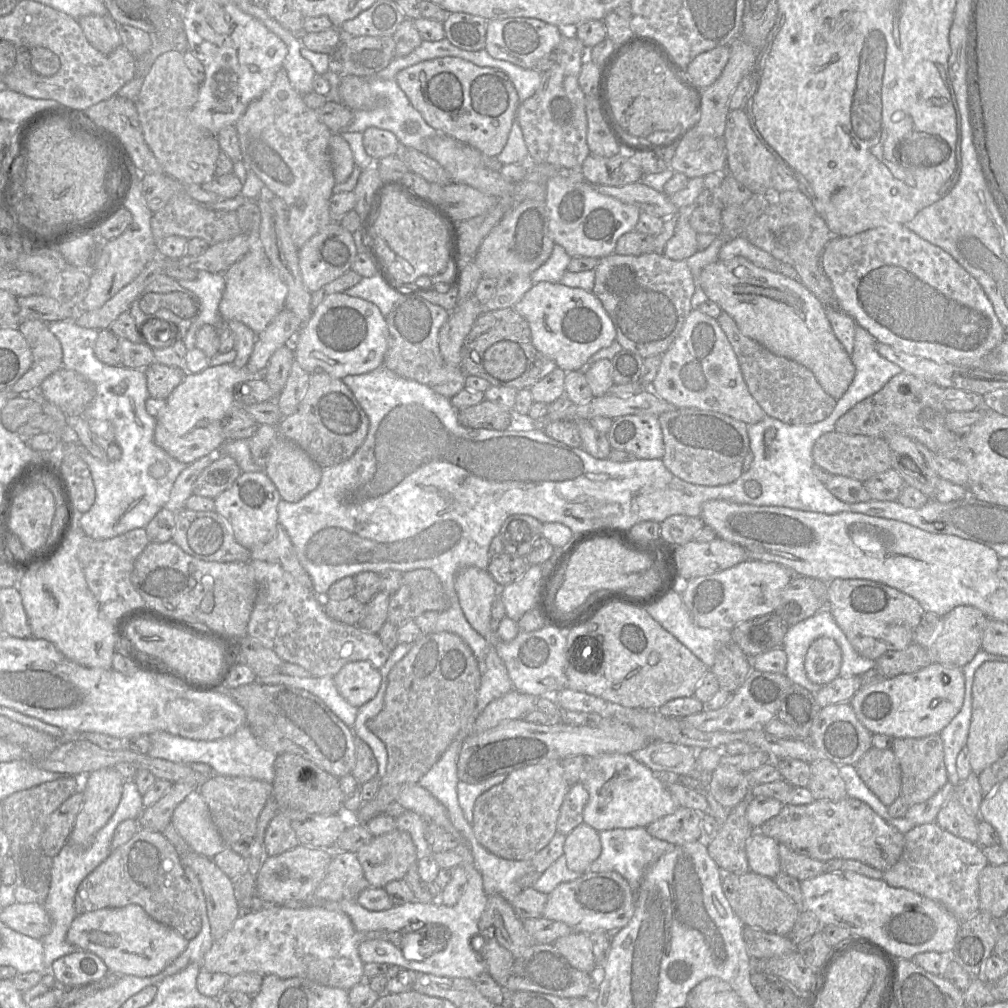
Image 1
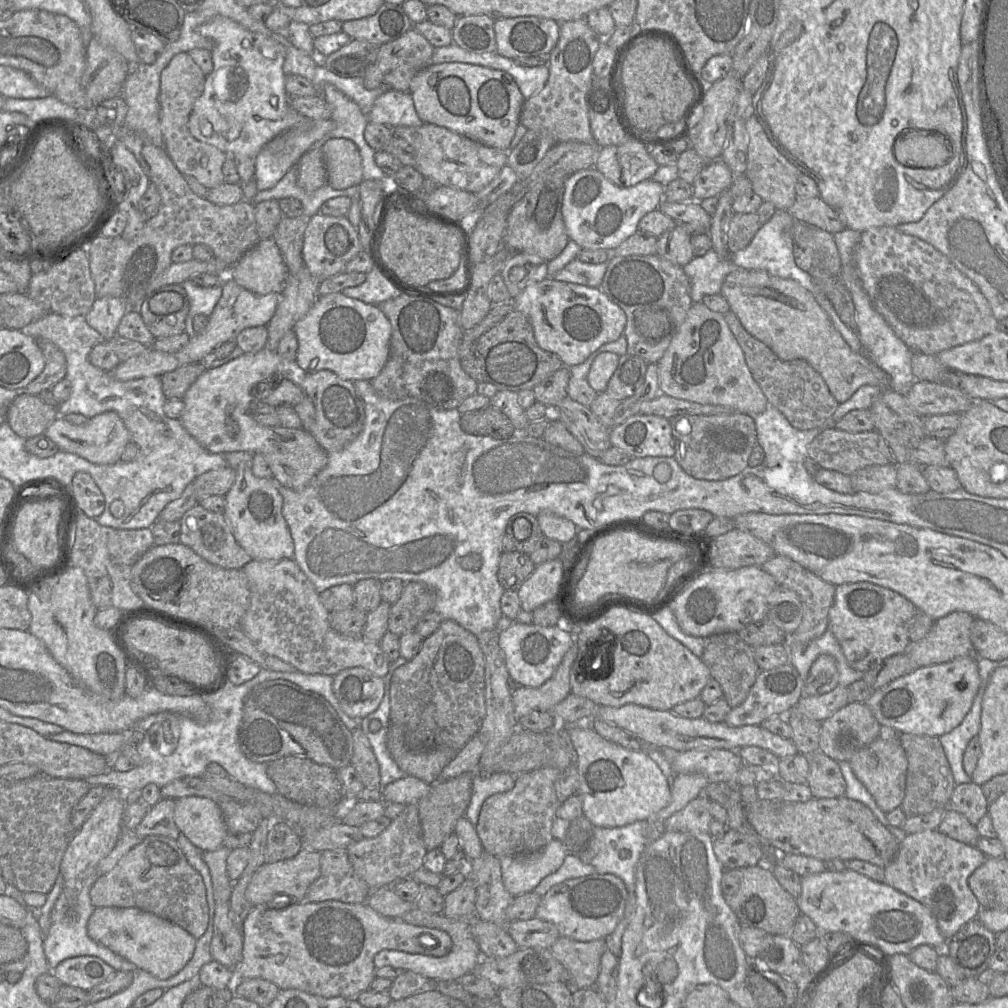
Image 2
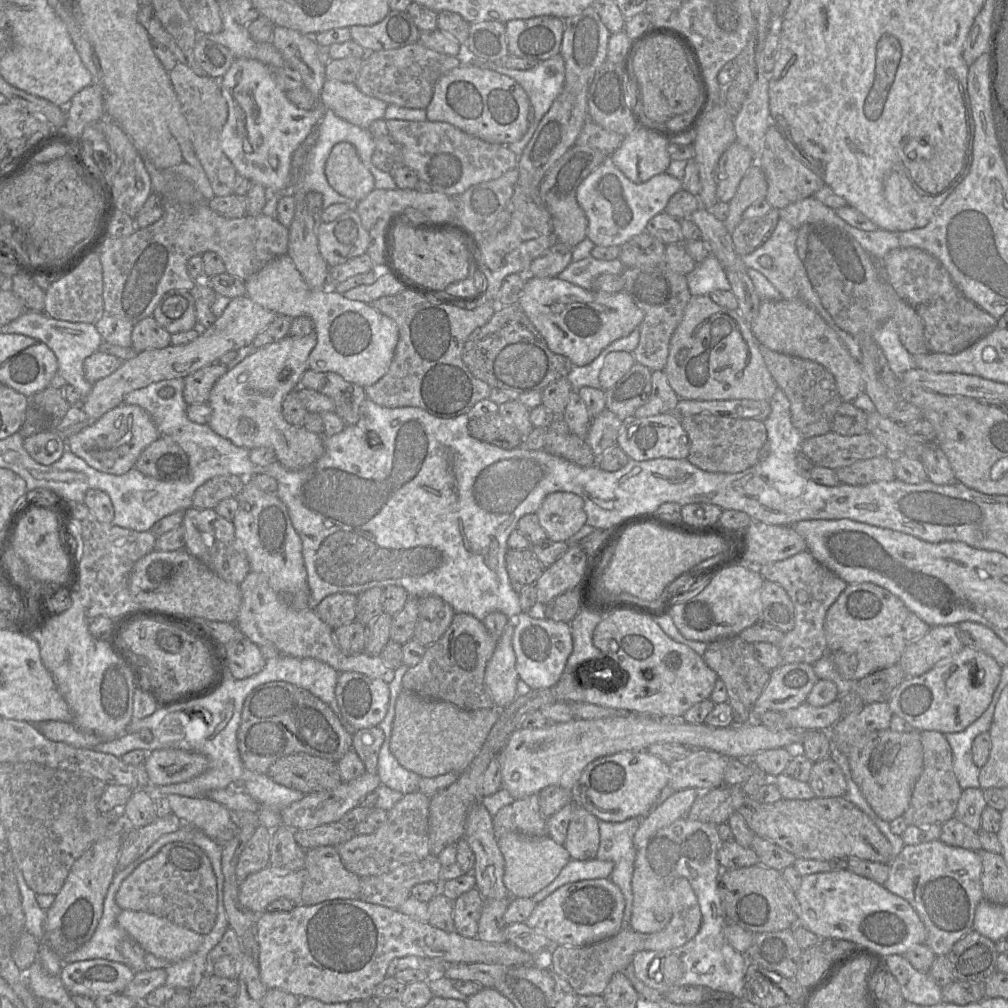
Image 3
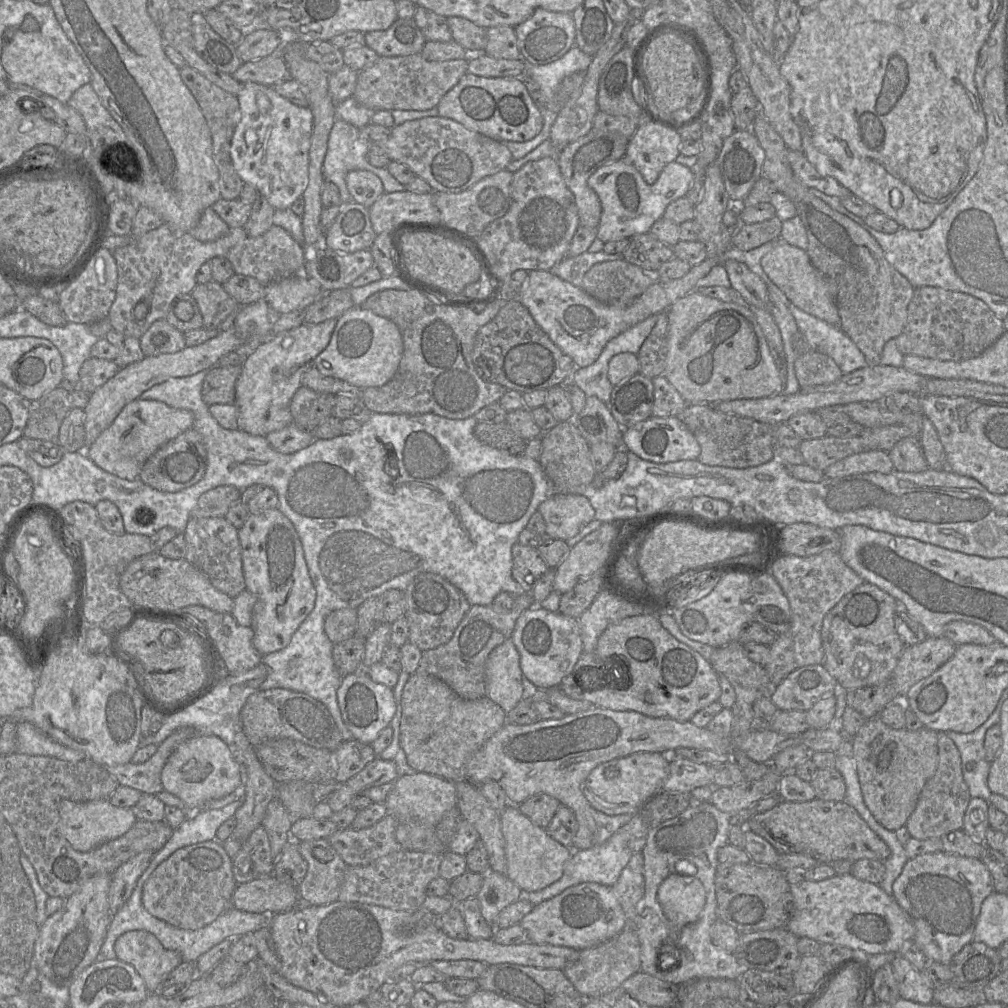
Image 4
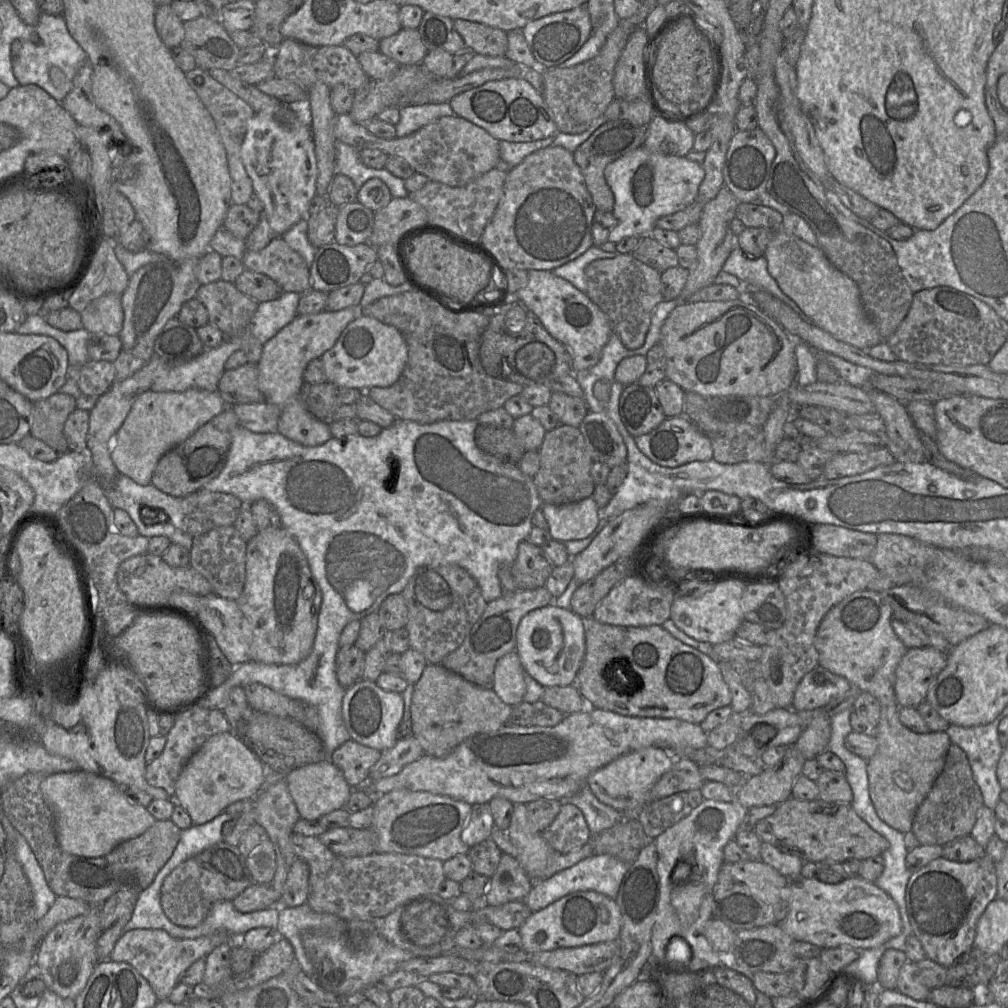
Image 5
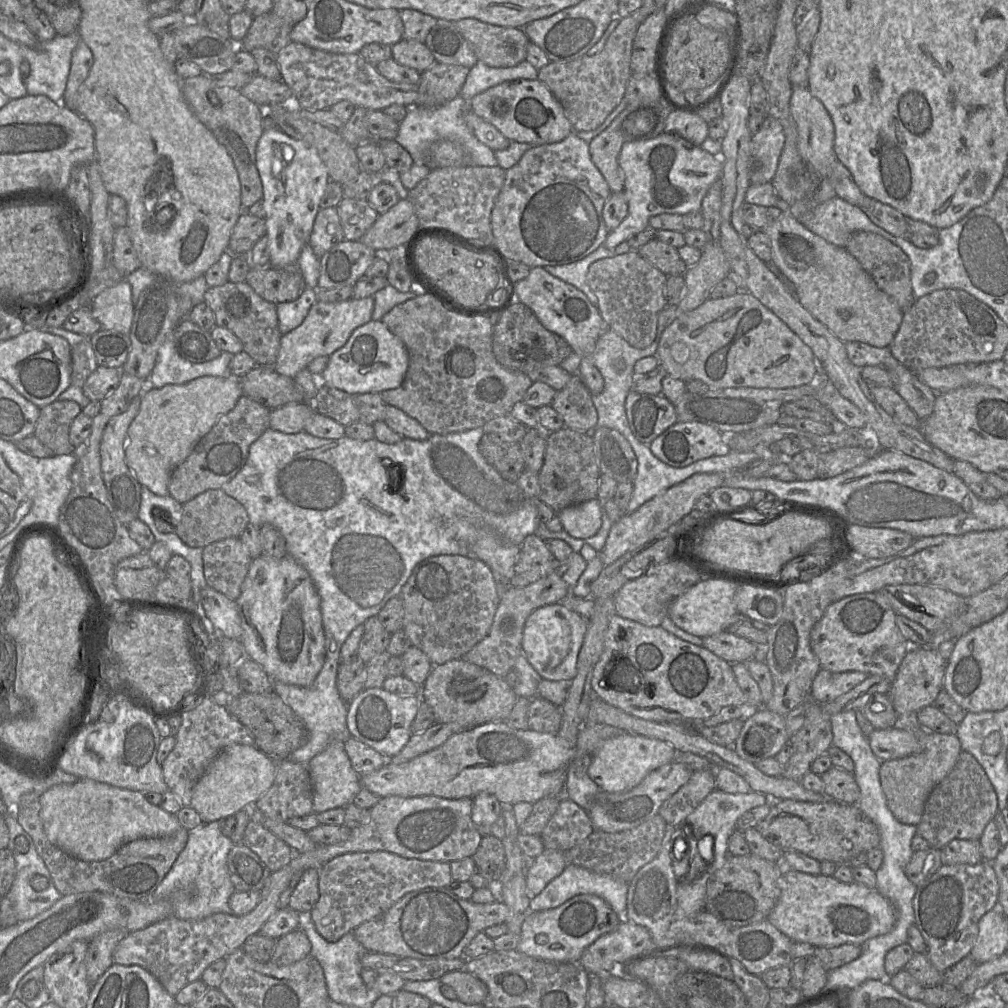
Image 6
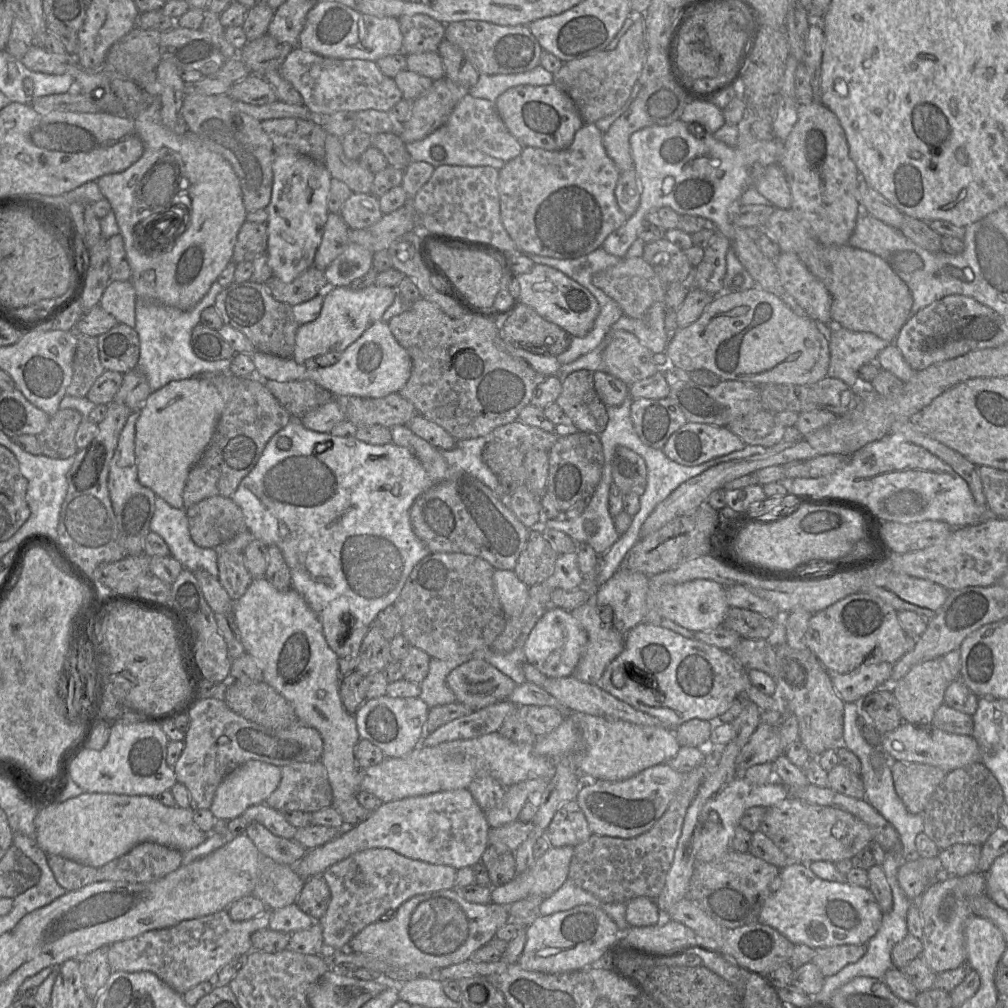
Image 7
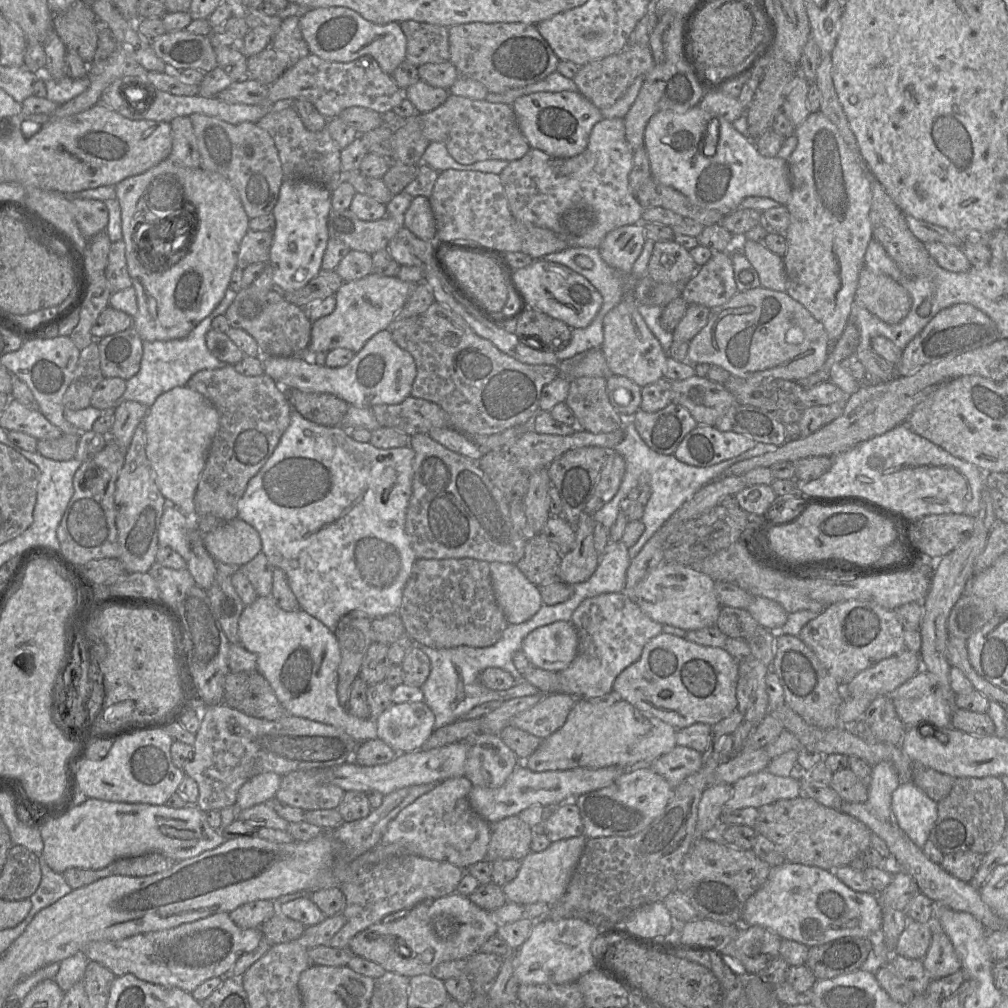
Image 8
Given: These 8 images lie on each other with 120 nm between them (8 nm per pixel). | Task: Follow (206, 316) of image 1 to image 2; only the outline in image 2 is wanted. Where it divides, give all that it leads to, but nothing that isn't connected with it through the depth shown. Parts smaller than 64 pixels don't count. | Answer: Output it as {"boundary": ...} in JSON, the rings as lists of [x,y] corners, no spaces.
{"boundary":[[[186,280],[181,284],[181,287],[186,291],[190,302],[190,311],[186,318],[185,333],[190,338],[193,338],[195,336],[193,328],[194,317],[197,314],[203,314],[208,318],[212,315],[222,296],[222,286],[206,288]]]}

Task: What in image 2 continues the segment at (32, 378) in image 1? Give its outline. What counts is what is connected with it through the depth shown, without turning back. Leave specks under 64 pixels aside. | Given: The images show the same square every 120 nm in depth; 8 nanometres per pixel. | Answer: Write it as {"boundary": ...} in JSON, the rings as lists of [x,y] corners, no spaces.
{"boundary":[[[44,338],[35,340],[45,357],[45,367],[25,388],[16,391],[38,395],[66,377],[66,359],[64,353],[51,341]]]}

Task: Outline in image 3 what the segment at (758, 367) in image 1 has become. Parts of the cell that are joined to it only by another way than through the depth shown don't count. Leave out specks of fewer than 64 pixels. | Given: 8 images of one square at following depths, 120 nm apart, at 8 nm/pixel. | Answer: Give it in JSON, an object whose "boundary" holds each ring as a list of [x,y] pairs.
{"boundary":[[[760,344],[764,362],[779,389],[790,403],[791,423],[804,439],[831,431],[833,417],[843,403],[834,376],[821,364],[800,357],[785,355]]]}

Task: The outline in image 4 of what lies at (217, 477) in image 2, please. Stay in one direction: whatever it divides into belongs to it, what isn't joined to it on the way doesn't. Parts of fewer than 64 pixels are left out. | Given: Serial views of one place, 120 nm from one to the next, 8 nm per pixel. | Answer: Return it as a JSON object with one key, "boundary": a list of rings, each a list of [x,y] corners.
{"boundary":[[[231,485],[217,486],[203,493],[191,512],[191,517],[225,517],[229,508],[240,502],[241,490]]]}

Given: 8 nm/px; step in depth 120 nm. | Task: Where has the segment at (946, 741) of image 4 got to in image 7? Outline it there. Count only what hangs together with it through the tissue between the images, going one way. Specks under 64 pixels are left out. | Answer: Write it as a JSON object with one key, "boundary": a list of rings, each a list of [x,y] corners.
{"boundary":[[[975,762],[948,772],[934,791],[923,814],[925,833],[940,850],[955,844],[982,846],[1000,826],[999,810],[1004,794],[996,777],[982,763]]]}

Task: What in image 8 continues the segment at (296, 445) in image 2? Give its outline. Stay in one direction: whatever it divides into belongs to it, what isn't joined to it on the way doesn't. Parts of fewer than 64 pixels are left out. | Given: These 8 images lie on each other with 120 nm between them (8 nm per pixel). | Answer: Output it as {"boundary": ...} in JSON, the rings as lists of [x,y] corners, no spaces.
{"boundary":[[[375,273],[359,280],[344,282],[334,295],[334,311],[312,322],[307,350],[312,353],[327,353],[332,349],[346,348],[354,353],[359,352],[376,333],[389,329],[416,284],[402,281],[396,276],[380,276]]]}

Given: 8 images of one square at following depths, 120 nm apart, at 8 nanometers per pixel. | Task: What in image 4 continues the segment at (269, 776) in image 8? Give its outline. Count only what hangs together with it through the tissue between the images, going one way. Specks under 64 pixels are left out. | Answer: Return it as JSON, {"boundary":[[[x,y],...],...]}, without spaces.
{"boundary":[[[195,734],[171,753],[161,771],[161,782],[164,791],[180,798],[189,811],[197,811],[204,807],[205,802],[222,798],[239,788],[242,785],[241,769],[242,766],[235,760],[229,747],[219,737]]]}

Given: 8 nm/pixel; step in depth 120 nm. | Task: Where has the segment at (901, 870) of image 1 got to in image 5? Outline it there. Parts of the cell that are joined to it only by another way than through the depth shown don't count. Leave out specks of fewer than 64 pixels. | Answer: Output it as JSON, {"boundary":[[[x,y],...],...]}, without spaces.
{"boundary":[[[985,856],[969,862],[956,862],[939,857],[911,874],[905,890],[907,916],[913,934],[921,943],[925,955],[948,968],[963,953],[974,947],[978,921],[988,904],[997,898],[995,862]]]}

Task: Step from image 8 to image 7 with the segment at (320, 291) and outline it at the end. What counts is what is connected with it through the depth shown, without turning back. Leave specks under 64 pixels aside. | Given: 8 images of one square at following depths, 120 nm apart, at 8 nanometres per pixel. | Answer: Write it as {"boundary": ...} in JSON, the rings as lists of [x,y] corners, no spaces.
{"boundary":[[[313,265],[290,283],[285,283],[276,276],[272,276],[264,283],[277,301],[290,306],[311,300],[319,295],[321,289],[327,284],[324,270],[320,270]]]}

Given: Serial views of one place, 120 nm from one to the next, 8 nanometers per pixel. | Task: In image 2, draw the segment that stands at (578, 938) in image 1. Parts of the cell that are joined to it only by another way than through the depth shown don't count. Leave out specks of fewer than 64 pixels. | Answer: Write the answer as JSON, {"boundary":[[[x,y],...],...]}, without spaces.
{"boundary":[[[560,936],[550,949],[567,970],[568,984],[573,989],[594,988],[601,957],[608,949],[604,939],[581,942]]]}

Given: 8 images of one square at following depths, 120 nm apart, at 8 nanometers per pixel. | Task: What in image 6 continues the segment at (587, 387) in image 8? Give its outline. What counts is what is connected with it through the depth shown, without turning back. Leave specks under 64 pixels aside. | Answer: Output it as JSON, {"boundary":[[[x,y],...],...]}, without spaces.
{"boundary":[[[572,374],[566,386],[556,392],[550,405],[560,414],[567,428],[591,432],[598,426],[598,414],[592,400],[592,394],[578,374]]]}

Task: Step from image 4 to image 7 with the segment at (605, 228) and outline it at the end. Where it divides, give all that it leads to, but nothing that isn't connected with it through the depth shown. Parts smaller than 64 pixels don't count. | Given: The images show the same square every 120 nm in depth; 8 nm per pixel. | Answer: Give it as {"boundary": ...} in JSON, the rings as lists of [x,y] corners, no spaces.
{"boundary":[[[680,119],[667,126],[653,125],[638,130],[630,136],[629,144],[633,168],[640,184],[640,201],[635,213],[602,243],[602,248],[607,253],[621,259],[625,258],[630,246],[638,239],[638,230],[647,221],[647,214],[662,207],[668,207],[680,216],[692,215],[705,218],[715,230],[720,231],[729,240],[732,239],[734,217],[740,206],[740,197],[750,183],[749,169],[735,146],[718,141],[707,133],[704,137],[698,138],[689,132],[688,124]]]}

